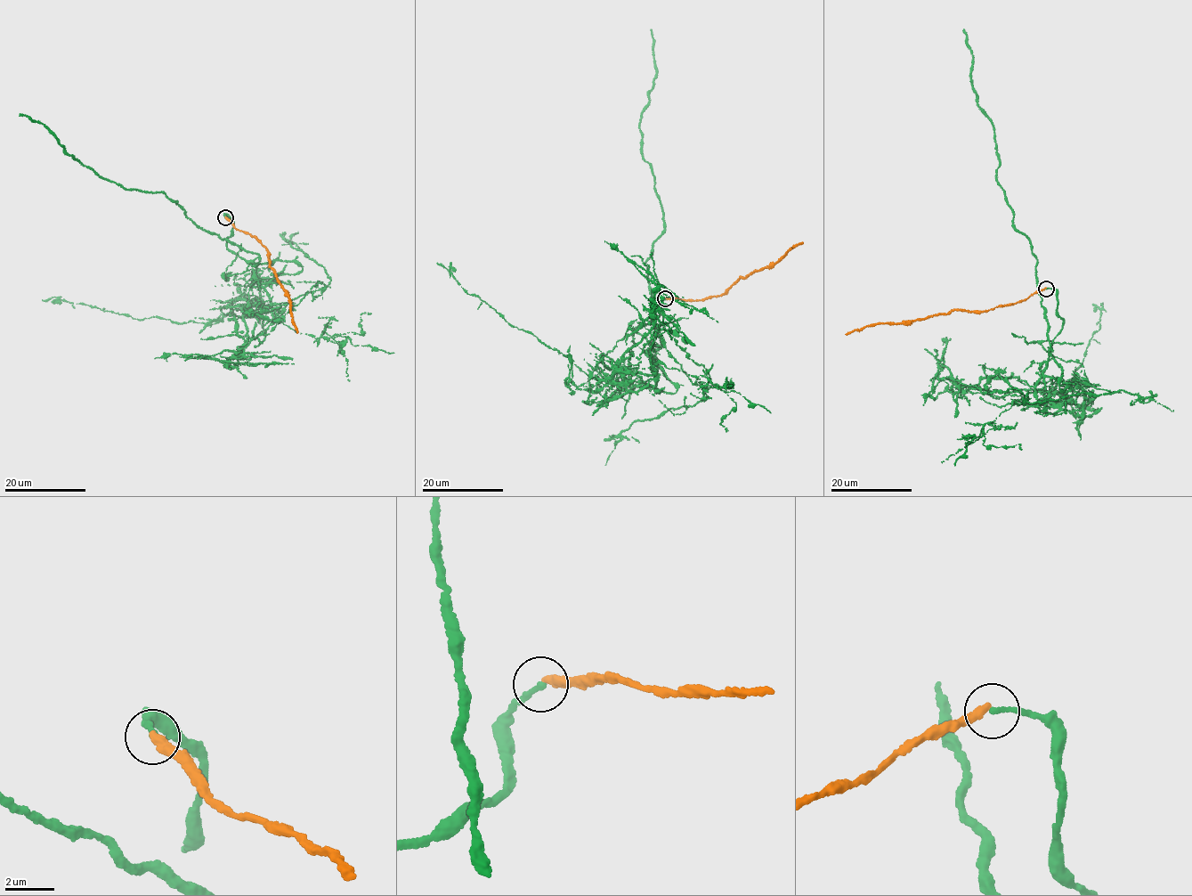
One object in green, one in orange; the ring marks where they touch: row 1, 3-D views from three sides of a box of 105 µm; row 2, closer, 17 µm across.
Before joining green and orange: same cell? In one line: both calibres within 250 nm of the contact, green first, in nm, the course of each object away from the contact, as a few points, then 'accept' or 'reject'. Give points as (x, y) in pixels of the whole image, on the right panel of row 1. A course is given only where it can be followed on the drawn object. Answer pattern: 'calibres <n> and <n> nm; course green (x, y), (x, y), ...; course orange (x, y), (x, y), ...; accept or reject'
calibres 240 and 360 nm; course green (1046, 289), (1063, 328), (1035, 392), (1060, 409), (959, 386), (1035, 403), (1123, 390), (1173, 411); course orange (1046, 288), (1025, 300), (1010, 305), (991, 309), (960, 309), (904, 321), (871, 324), (845, 334); reject

